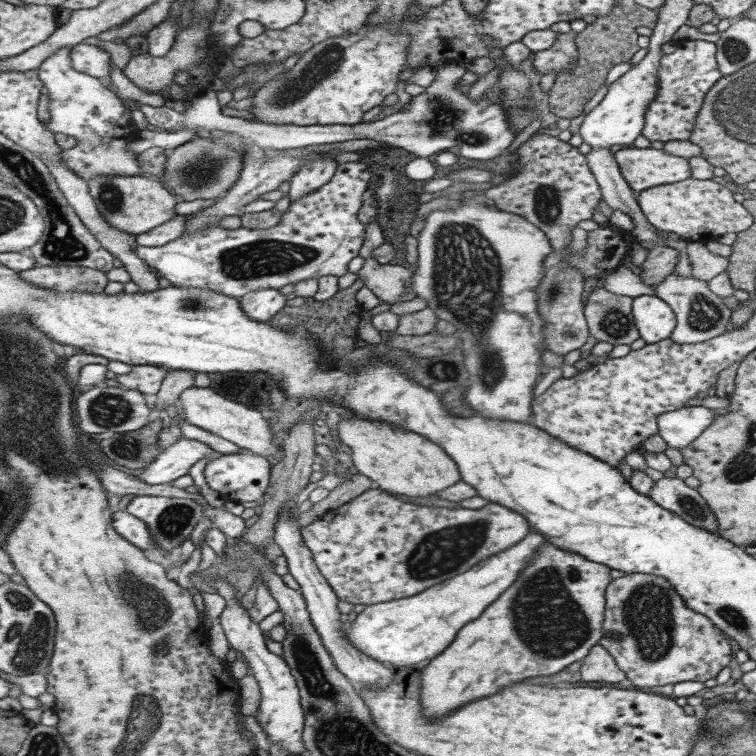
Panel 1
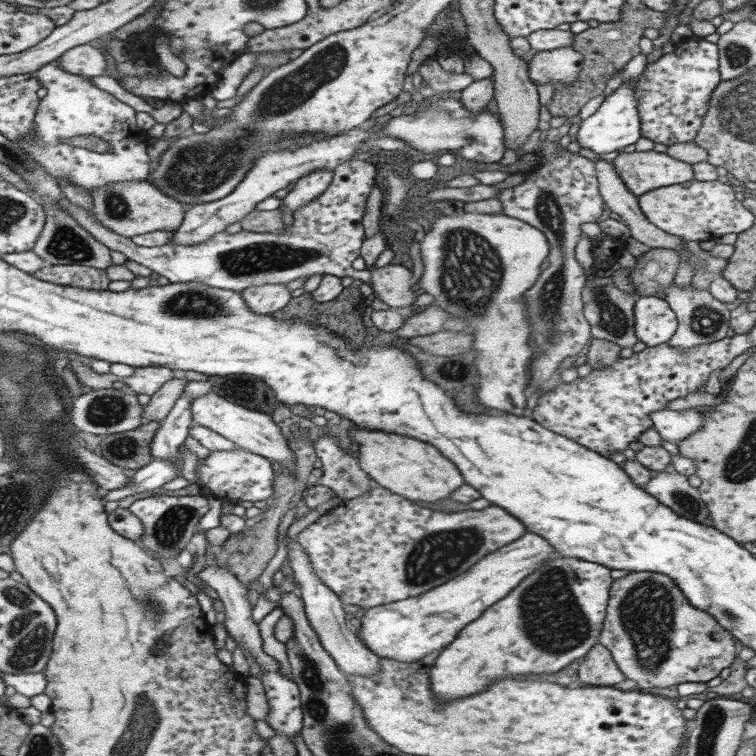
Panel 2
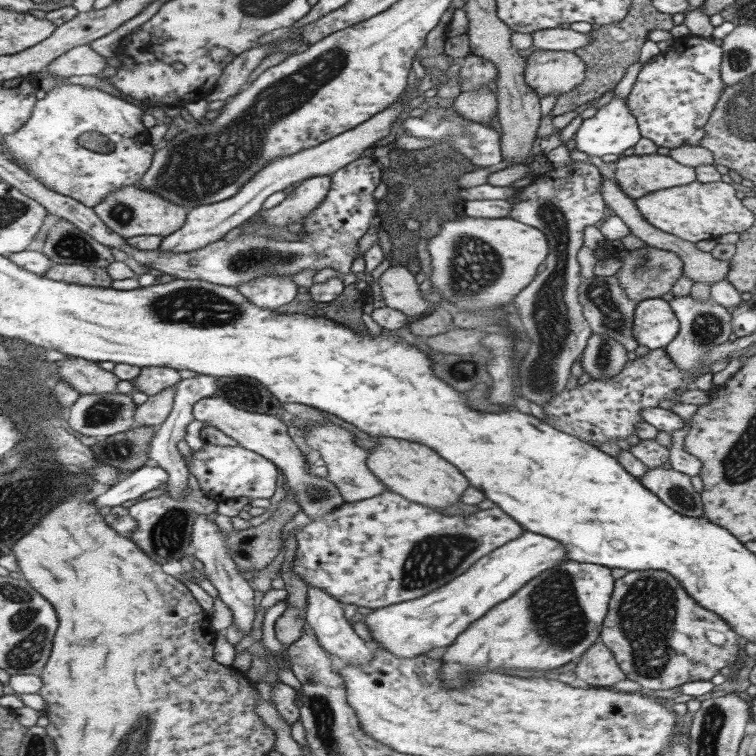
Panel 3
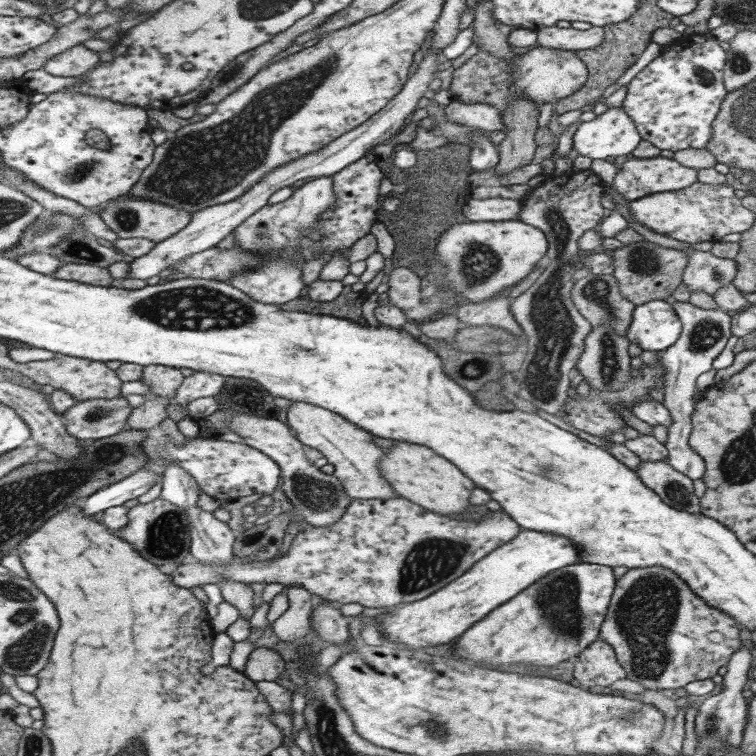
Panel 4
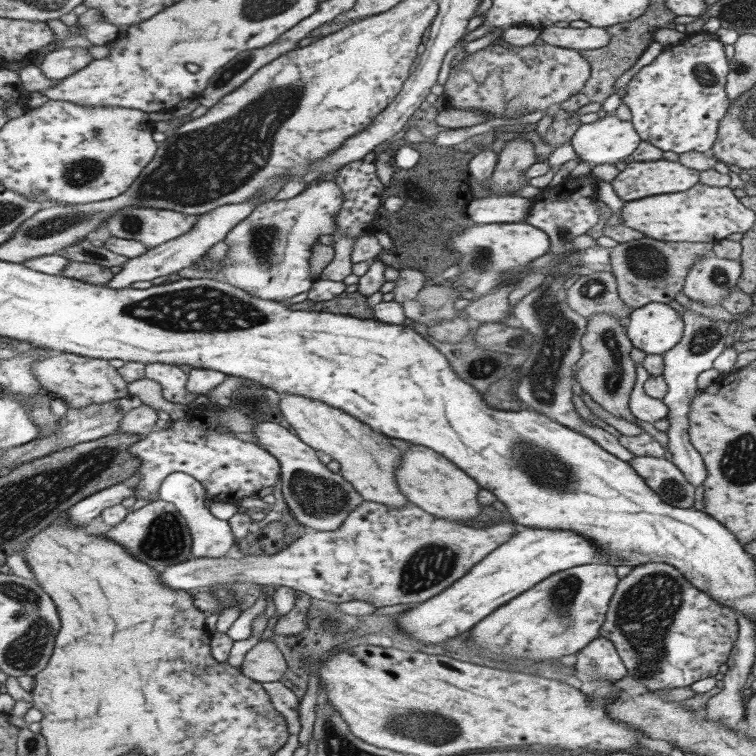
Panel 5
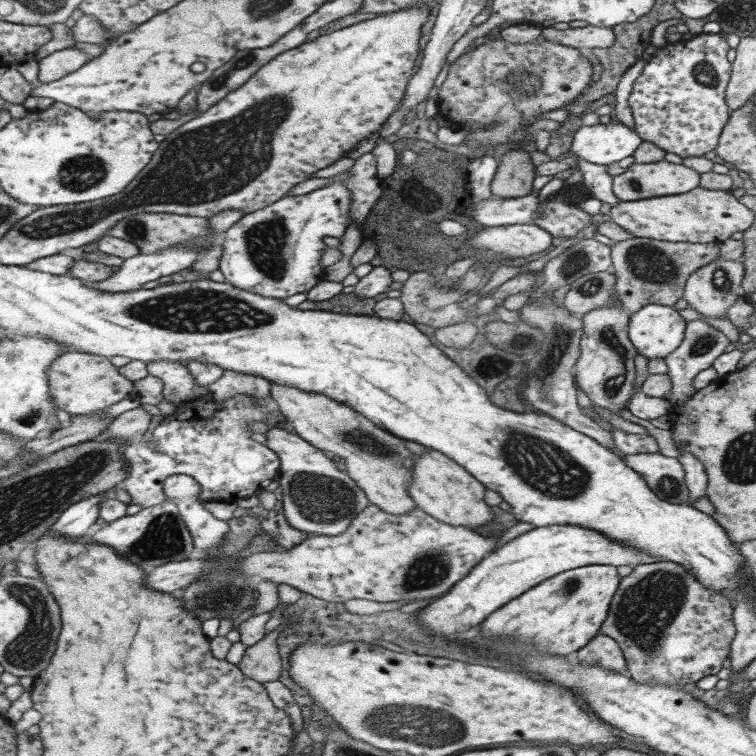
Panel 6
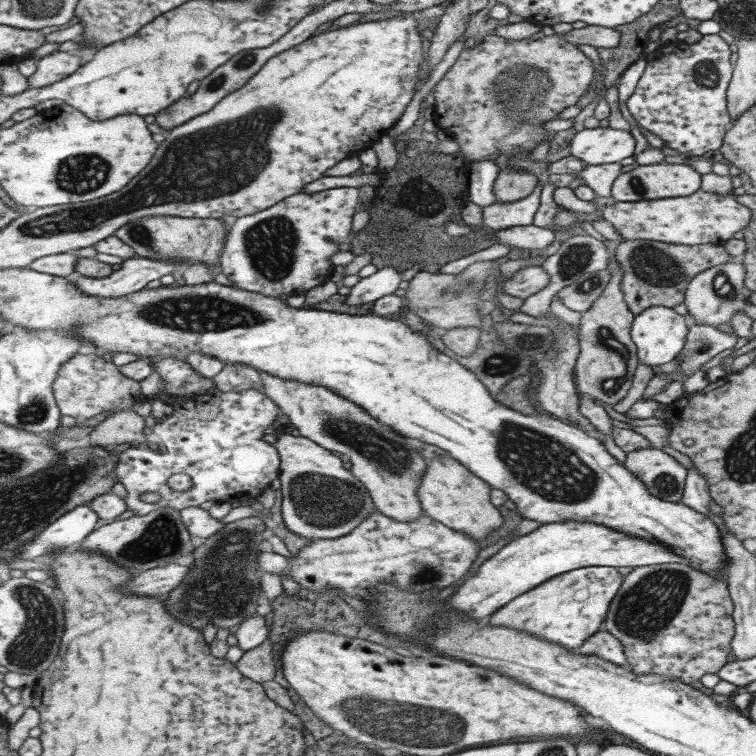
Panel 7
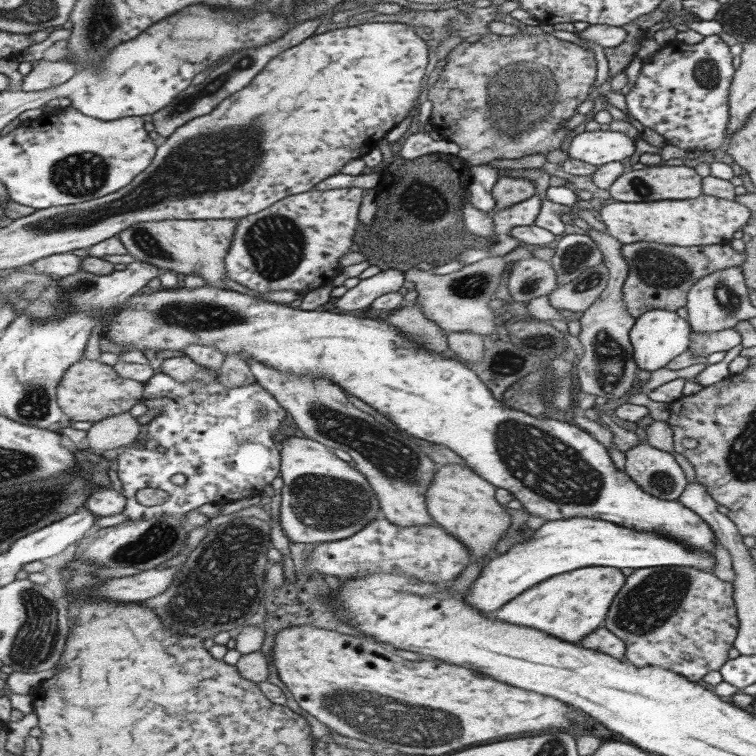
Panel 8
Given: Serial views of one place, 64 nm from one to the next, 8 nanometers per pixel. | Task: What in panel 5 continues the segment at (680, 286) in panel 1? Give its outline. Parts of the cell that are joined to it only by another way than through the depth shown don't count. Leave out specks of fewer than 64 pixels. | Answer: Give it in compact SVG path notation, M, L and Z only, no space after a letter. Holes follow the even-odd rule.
M686 307L686 312L682 314L684 323L683 335L680 342L663 354L663 373L664 382L668 385L667 393L662 398L663 403L668 408L667 420L669 426L667 428L668 450L672 454L671 461L683 472L683 475L691 482L695 488L703 484L707 477L707 468L705 467L701 454L692 446L689 441L689 418L690 405L693 398L699 392L696 380L698 374L704 370L710 370L713 362L718 355L726 348L729 340L733 336L732 324L729 317L720 320L712 320L706 318L702 314L692 312Z

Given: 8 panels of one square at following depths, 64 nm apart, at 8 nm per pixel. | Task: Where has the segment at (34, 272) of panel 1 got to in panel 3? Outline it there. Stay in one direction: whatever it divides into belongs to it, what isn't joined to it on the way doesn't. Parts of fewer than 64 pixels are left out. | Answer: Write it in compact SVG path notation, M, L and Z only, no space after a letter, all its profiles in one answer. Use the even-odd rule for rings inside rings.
M54 264L43 276L48 277L50 280L59 280L68 284L80 284L98 288L110 288L113 282L113 278L110 278L107 269L96 265Z

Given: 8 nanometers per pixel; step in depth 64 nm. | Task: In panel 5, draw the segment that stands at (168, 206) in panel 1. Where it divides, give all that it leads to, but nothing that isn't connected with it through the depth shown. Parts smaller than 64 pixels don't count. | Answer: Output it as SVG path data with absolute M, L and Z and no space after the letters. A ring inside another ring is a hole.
M126 207L109 216L106 225L112 237L140 241L150 250L184 235L198 217L168 209Z

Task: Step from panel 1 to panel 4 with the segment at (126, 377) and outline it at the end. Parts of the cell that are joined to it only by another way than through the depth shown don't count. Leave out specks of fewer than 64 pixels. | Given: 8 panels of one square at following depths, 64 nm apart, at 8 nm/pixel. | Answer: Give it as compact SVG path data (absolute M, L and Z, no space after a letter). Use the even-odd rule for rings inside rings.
M150 364L144 367L141 378L151 392L157 396L170 397L171 400L176 398L177 390L184 379L179 368L162 364Z

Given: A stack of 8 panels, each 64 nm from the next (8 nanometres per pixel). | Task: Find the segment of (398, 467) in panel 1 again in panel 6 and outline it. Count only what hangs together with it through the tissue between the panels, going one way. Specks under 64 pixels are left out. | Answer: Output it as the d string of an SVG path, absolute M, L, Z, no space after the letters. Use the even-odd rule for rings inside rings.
M434 449L416 455L413 461L413 475L407 486L407 494L412 497L416 507L439 522L450 526L462 526L468 530L475 530L493 520L494 515L490 506L484 500L487 488L457 462Z

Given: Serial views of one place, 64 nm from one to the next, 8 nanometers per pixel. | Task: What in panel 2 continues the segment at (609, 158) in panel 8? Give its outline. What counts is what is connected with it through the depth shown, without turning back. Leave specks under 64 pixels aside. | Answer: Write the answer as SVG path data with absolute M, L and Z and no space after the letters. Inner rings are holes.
M638 78L632 82L624 82L618 89L614 90L602 105L590 118L581 120L578 128L577 141L582 148L588 148L596 154L608 154L608 152L619 152L626 146L636 144L641 137L641 120L638 116L638 98L636 98Z

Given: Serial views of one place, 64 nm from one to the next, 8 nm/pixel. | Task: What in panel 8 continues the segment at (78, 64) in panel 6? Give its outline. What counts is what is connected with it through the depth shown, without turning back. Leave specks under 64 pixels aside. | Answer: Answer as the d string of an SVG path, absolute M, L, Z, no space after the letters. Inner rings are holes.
M60 58L56 62L40 61L35 63L32 72L23 78L21 90L24 92L42 92L51 89L67 80L77 72L78 66L68 58Z

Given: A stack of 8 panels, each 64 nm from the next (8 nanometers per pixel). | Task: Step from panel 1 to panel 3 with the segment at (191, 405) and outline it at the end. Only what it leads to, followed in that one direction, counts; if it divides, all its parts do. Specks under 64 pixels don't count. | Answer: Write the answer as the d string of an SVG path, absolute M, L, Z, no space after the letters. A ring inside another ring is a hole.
M216 395L202 397L202 400L196 401L193 404L193 415L196 420L205 422L204 426L214 426L226 436L234 438L240 448L251 450L272 461L286 476L286 490L296 497L299 505L302 506L301 510L309 516L312 522L324 516L330 516L332 512L336 512L337 508L346 503L339 488L333 482L310 473L310 468L305 466L306 459L302 451L290 439L286 425L277 417L238 408Z

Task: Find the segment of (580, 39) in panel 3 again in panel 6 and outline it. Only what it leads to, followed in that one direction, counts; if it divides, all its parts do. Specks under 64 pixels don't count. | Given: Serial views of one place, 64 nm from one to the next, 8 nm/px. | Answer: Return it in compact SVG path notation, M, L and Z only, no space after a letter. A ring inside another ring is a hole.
M588 25L582 28L558 30L553 27L541 29L541 35L548 41L570 46L586 52L594 48L610 48L616 44L616 35L612 28Z

